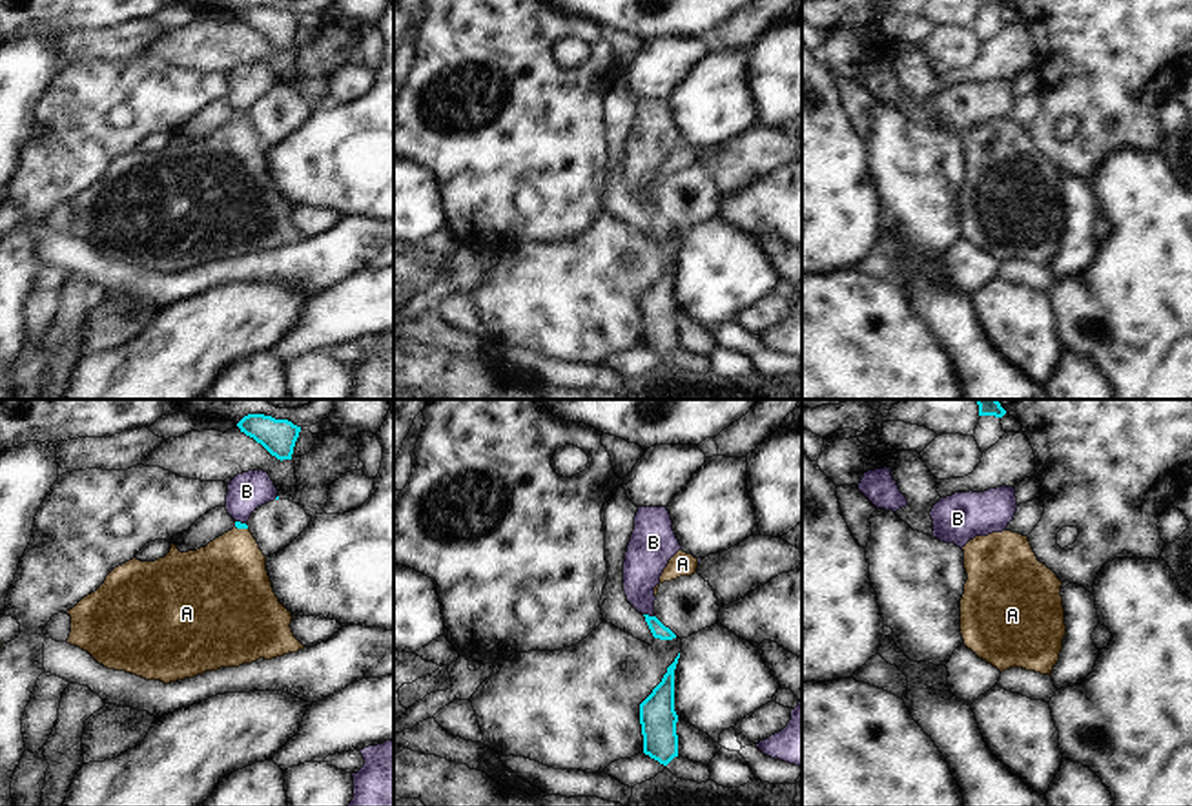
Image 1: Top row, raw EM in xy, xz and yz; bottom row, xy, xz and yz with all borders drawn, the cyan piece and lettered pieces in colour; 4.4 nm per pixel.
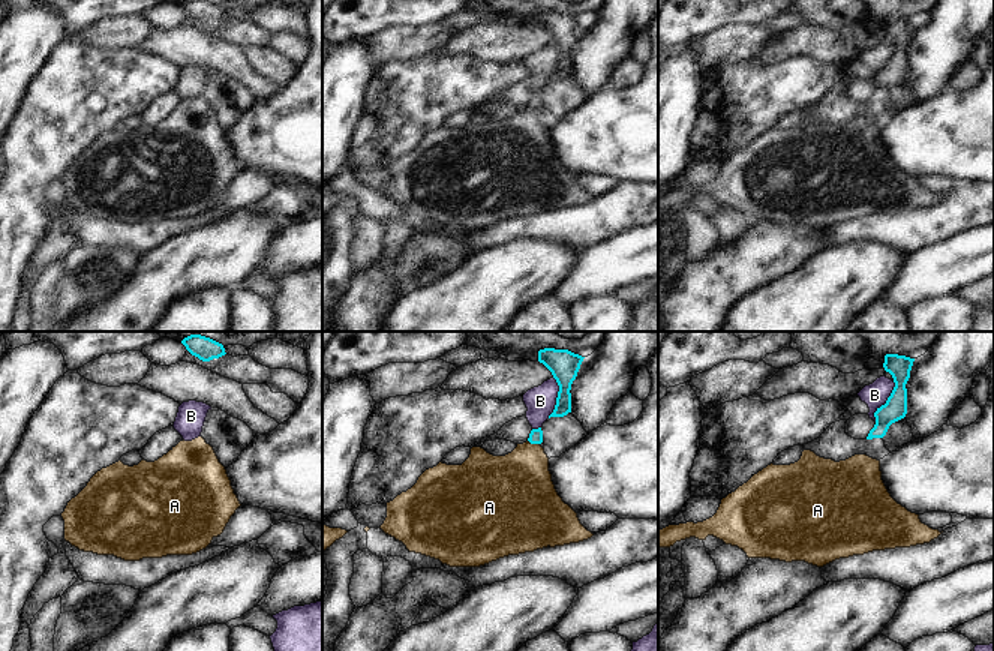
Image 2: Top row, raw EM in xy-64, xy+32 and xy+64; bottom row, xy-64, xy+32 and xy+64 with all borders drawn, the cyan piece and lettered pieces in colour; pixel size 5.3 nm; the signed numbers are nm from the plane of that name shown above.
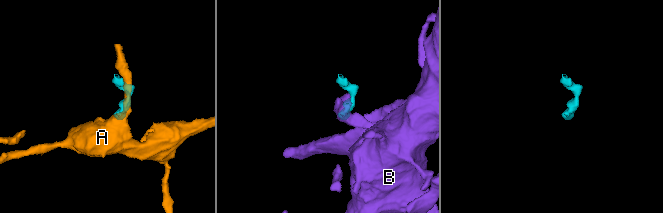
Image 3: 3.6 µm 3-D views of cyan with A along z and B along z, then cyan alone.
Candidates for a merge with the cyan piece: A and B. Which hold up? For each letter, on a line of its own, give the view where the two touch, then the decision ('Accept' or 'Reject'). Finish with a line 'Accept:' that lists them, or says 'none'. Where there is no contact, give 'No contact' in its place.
A: Touches cyan in xy. Reject
B: Touches cyan in xz. Reject
Accept: none.

